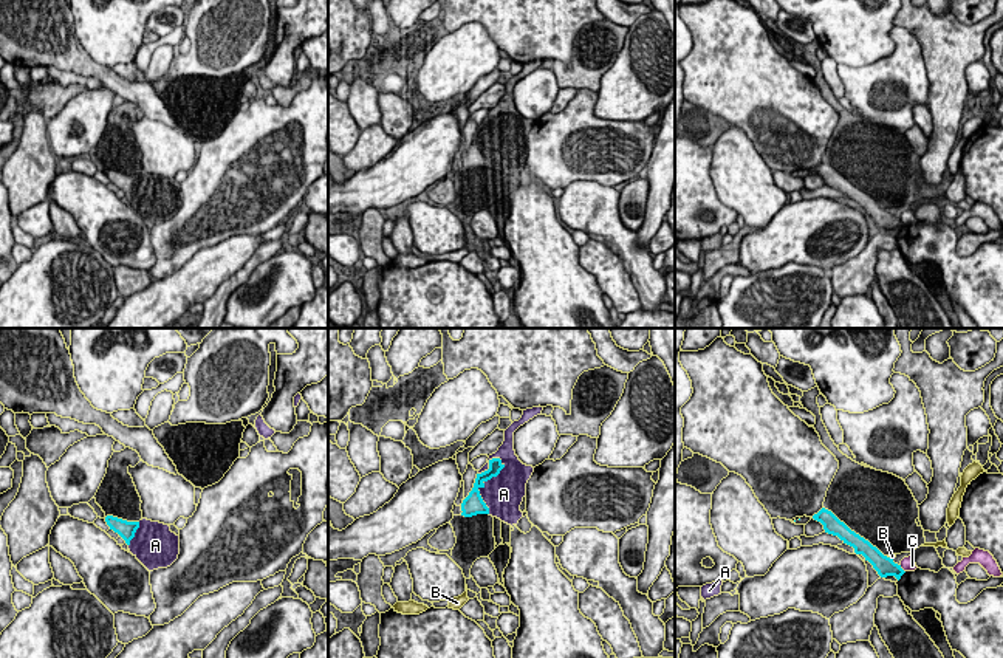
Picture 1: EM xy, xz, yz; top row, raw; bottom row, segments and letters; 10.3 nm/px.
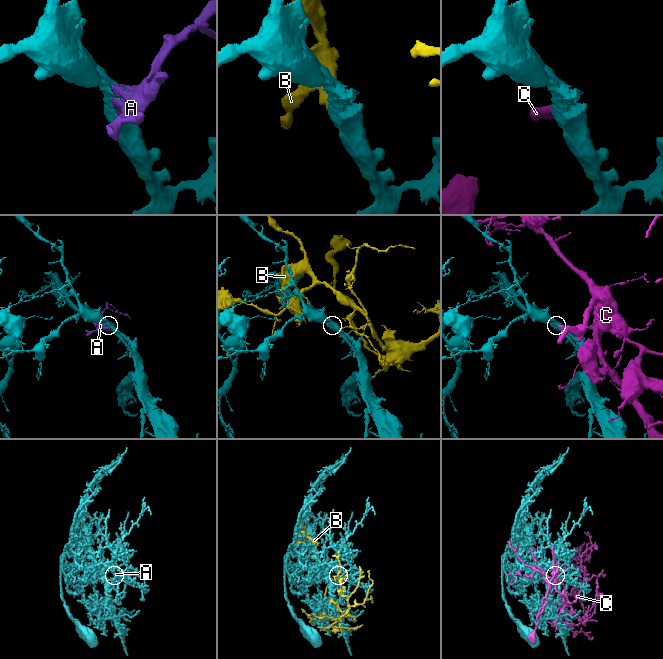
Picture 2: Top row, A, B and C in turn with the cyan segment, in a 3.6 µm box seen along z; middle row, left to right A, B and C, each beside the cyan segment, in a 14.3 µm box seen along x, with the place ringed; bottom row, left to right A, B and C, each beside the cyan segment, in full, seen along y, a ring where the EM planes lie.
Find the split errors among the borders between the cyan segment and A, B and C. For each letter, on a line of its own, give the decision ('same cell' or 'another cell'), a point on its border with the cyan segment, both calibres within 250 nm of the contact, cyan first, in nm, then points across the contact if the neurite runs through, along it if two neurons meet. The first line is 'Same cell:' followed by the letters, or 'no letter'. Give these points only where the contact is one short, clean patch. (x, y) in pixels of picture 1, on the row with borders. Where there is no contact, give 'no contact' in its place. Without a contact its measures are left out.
Same cell: A
A: same cell; contact xz (483, 483); calibres 200 and 420 nm
B: another cell; contact yz (889, 558); calibres 200 and 60 nm
C: another cell; contact yz (901, 568); calibres 200 and 160 nm; border yz (900, 565), (904, 572)

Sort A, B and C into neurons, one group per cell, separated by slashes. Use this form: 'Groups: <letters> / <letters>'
Groups: A / B / C

